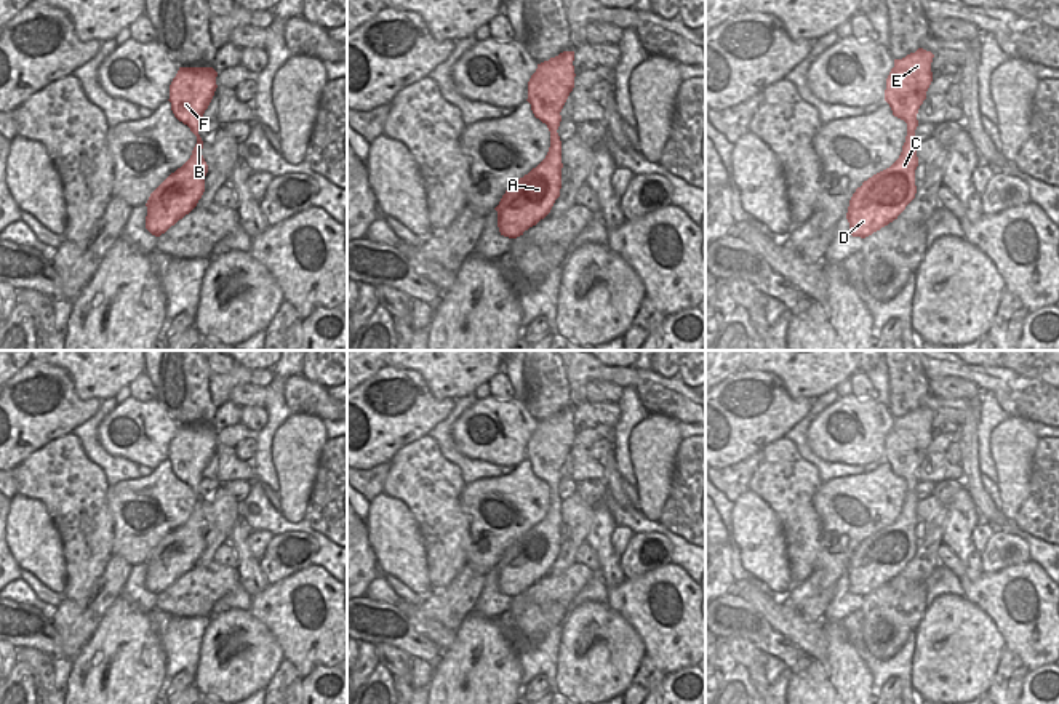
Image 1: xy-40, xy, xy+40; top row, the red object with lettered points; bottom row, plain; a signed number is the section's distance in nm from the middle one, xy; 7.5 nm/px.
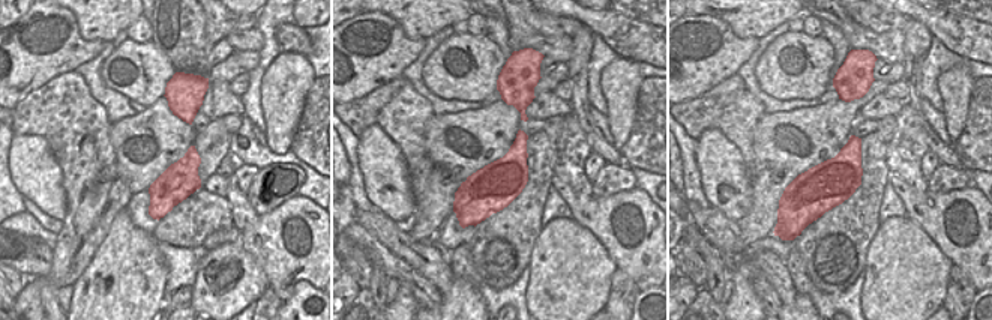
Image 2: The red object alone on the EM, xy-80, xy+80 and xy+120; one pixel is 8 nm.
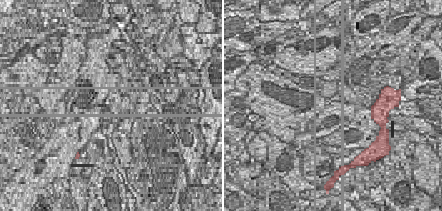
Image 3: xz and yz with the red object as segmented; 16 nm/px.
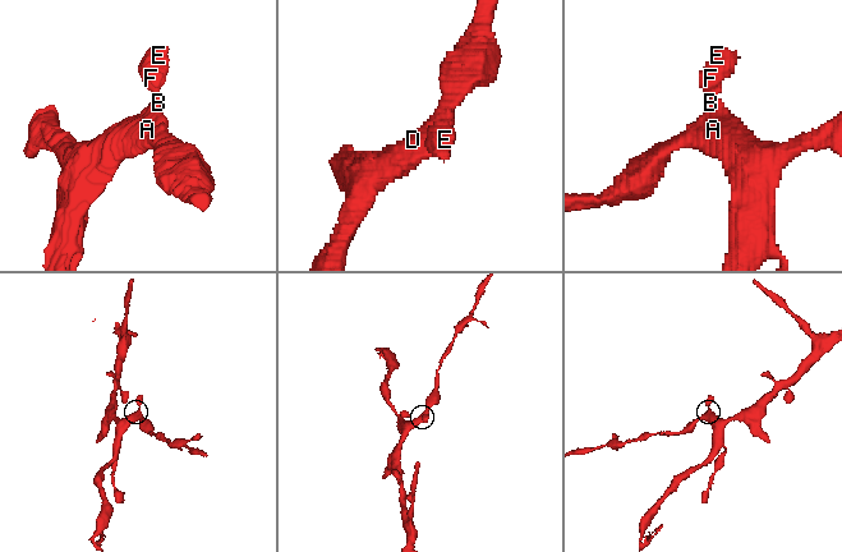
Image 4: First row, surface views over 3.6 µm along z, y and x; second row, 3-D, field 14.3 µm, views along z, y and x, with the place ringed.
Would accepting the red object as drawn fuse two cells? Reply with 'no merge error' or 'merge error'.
no merge error

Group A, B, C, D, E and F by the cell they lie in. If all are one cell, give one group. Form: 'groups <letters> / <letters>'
groups A B C D E F

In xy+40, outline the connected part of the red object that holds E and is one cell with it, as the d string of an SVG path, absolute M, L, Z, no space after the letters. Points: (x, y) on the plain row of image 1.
M918 406L902 418L894 418L894 426L886 437L885 459L893 474L907 482L907 494L899 517L864 539L853 552L846 571L853 595L865 597L888 584L915 557L917 472L933 440L933 416L931 410Z

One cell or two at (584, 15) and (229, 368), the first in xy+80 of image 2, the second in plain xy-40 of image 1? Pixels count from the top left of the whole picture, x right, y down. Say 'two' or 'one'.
one

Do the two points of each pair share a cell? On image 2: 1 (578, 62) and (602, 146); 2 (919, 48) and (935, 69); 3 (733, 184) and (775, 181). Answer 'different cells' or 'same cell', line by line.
1: same cell
2: different cells
3: different cells

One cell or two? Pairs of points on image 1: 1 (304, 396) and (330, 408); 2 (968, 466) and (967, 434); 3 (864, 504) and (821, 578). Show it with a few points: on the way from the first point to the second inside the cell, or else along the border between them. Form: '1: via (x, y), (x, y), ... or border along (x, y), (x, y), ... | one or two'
1: via (311, 397), (323, 405) | one
2: via (970, 458), (970, 442) | one
3: via (847, 522), (842, 527), (832, 560) | one

